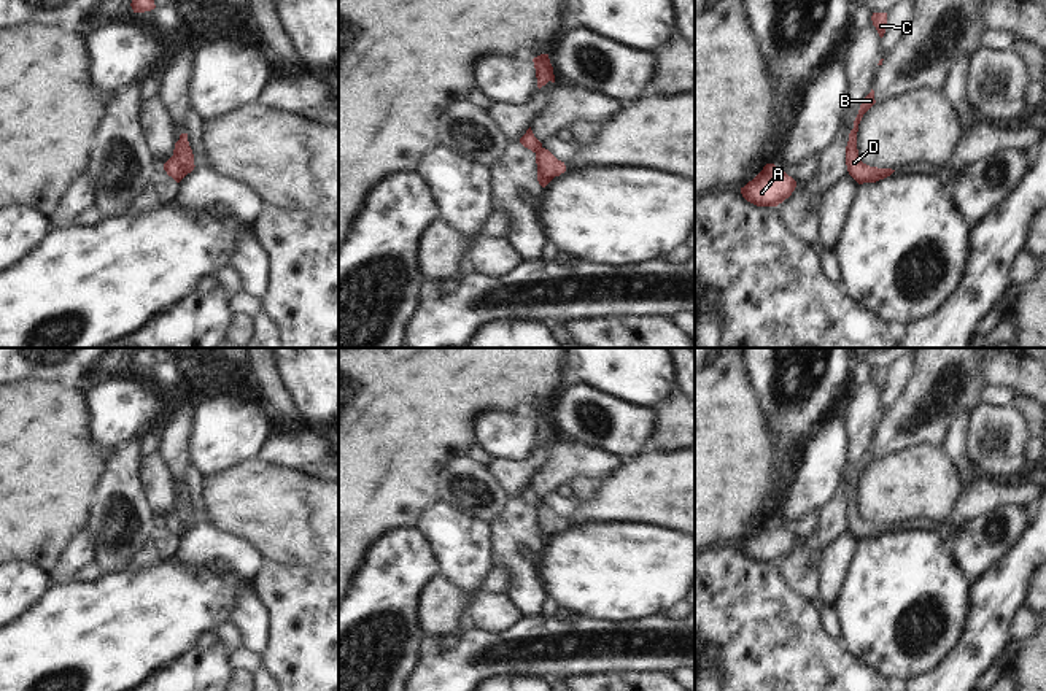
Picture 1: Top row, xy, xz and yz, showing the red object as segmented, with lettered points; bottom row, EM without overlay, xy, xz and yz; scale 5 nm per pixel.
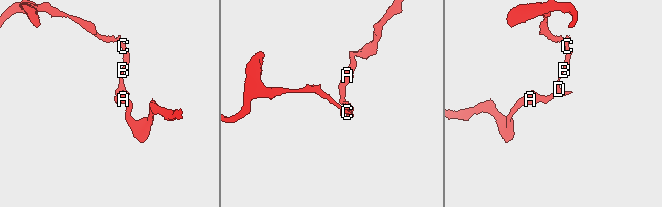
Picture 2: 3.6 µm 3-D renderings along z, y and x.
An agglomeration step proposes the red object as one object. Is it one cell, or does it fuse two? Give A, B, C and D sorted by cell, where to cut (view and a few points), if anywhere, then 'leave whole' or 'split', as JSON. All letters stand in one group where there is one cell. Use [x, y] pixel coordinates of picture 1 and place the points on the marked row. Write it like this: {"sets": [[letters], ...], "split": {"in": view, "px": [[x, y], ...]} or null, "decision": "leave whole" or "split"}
{"sets": [["A"], ["B", "C", "D"]], "split": {"in": "xy", "px": [[174, 154], [185, 175]]}, "decision": "split"}

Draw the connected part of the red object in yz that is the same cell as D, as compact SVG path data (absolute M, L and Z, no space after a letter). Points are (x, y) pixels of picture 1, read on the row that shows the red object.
M874 91L865 97L865 100L860 105L858 114L854 121L854 129L849 133L849 141L846 146L846 165L849 175L858 183L876 183L879 180L884 180L890 176L895 170L892 168L877 168L877 167L870 167L863 164L858 157L858 149L857 149L857 132L858 132L858 124L863 118L863 114L876 103L874 100Z

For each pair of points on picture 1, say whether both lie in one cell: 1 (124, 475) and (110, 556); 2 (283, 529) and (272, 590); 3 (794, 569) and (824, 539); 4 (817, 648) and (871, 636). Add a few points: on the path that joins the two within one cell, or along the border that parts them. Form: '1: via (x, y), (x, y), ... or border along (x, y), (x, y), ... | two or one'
1: via (118, 496), (118, 526), (115, 536) | one
2: border along (264, 559), (310, 566), (313, 569) | two
3: via (801, 561), (816, 547) | one
4: border along (838, 640), (846, 650), (870, 664) | two

